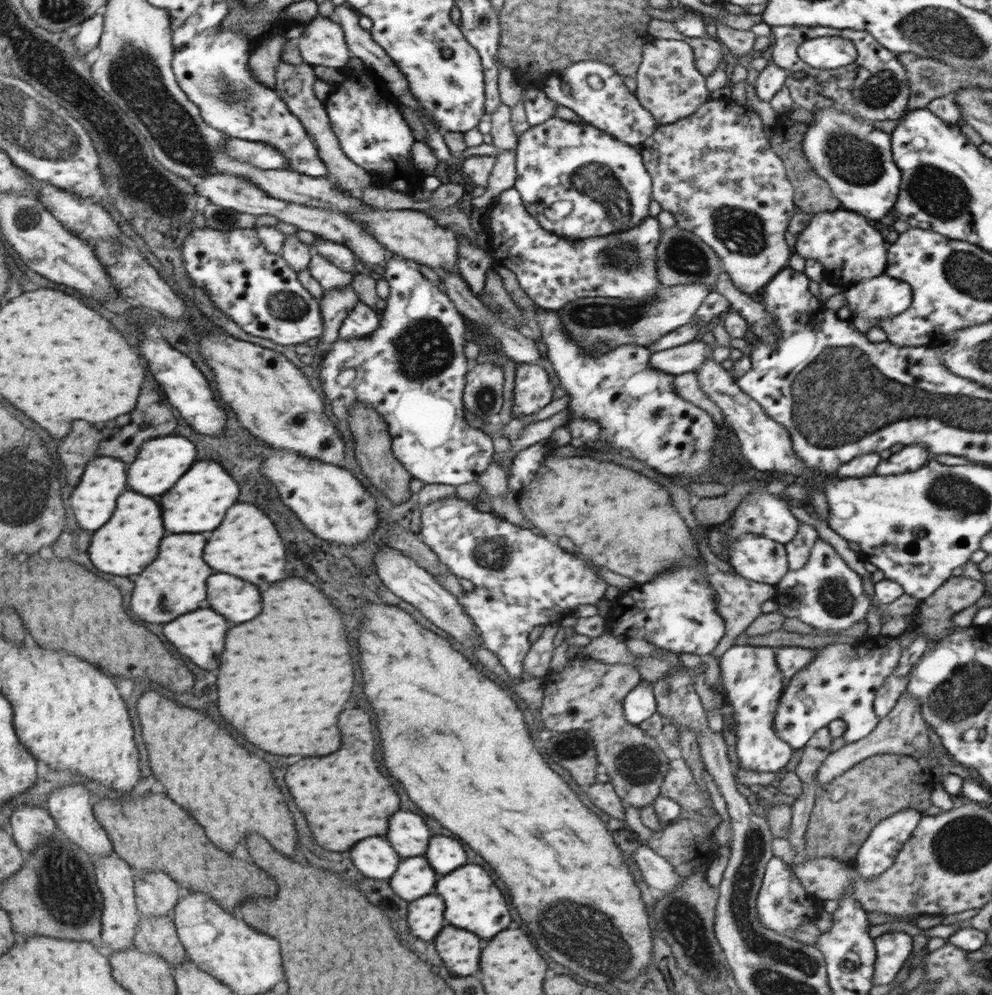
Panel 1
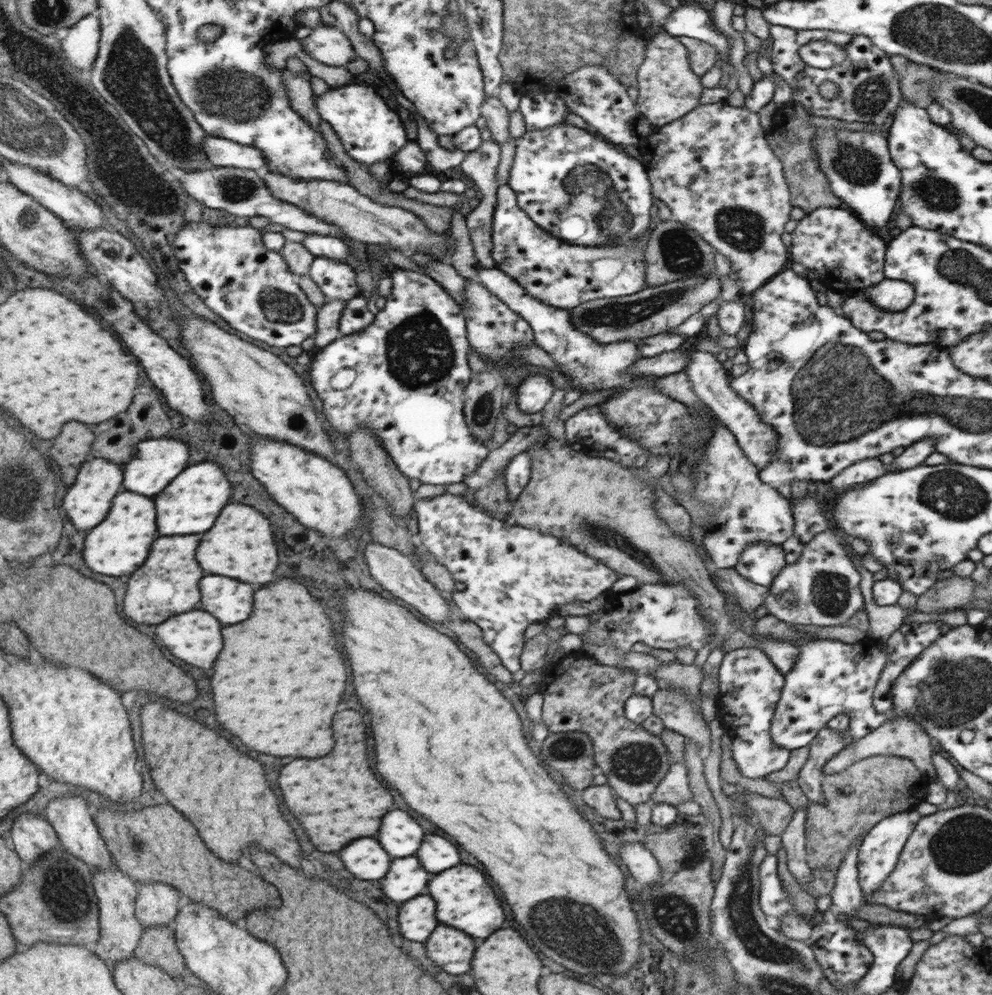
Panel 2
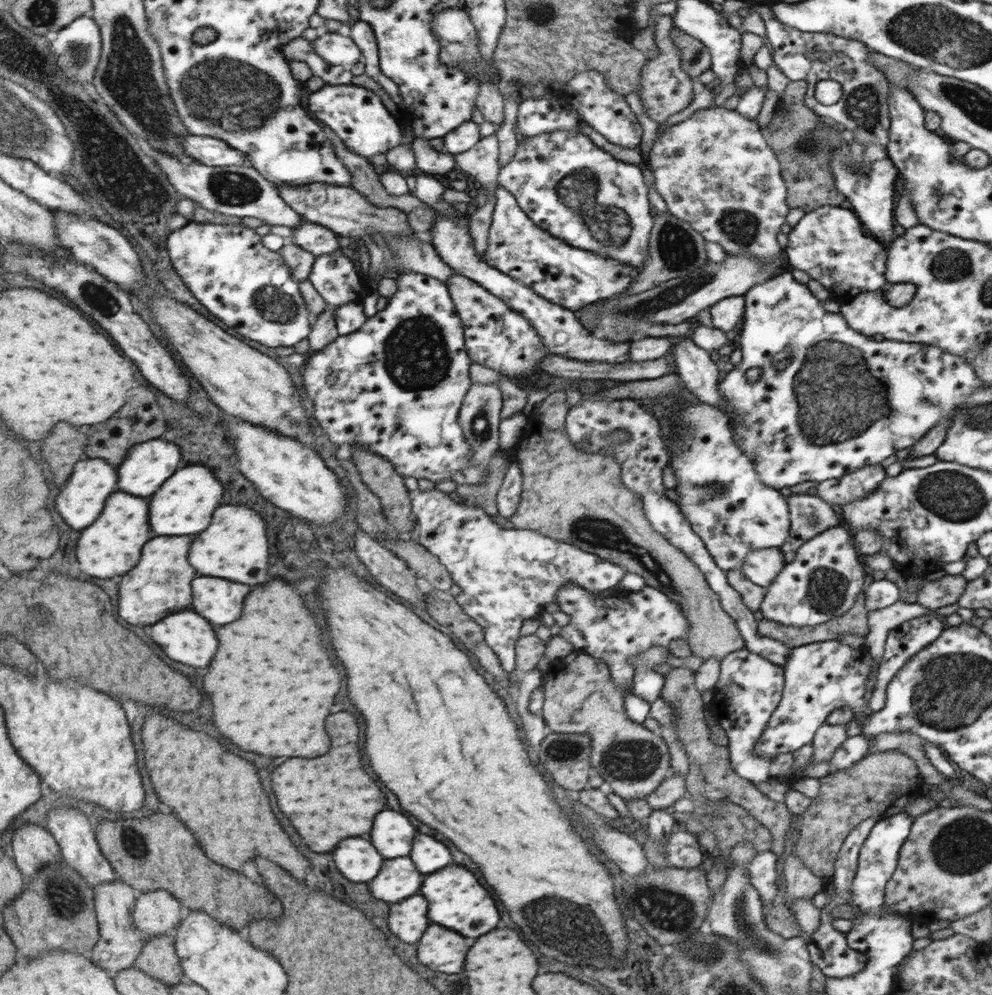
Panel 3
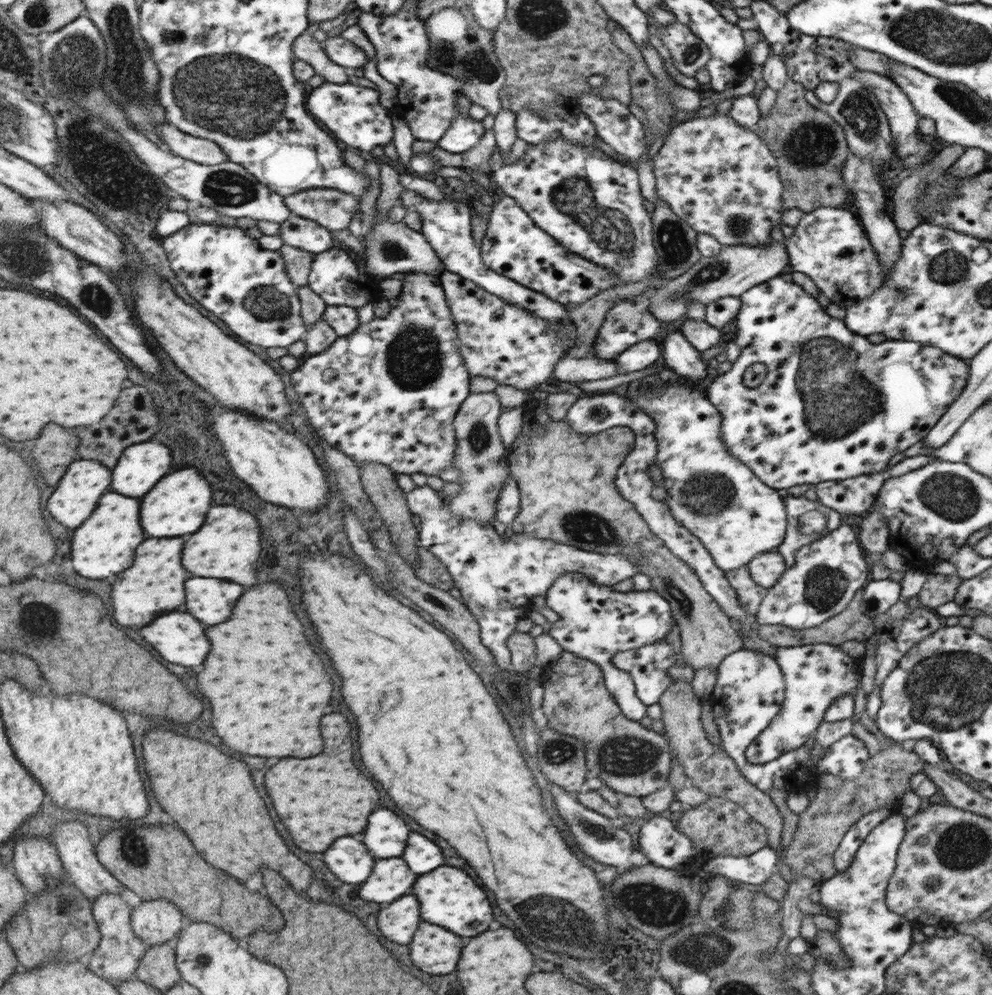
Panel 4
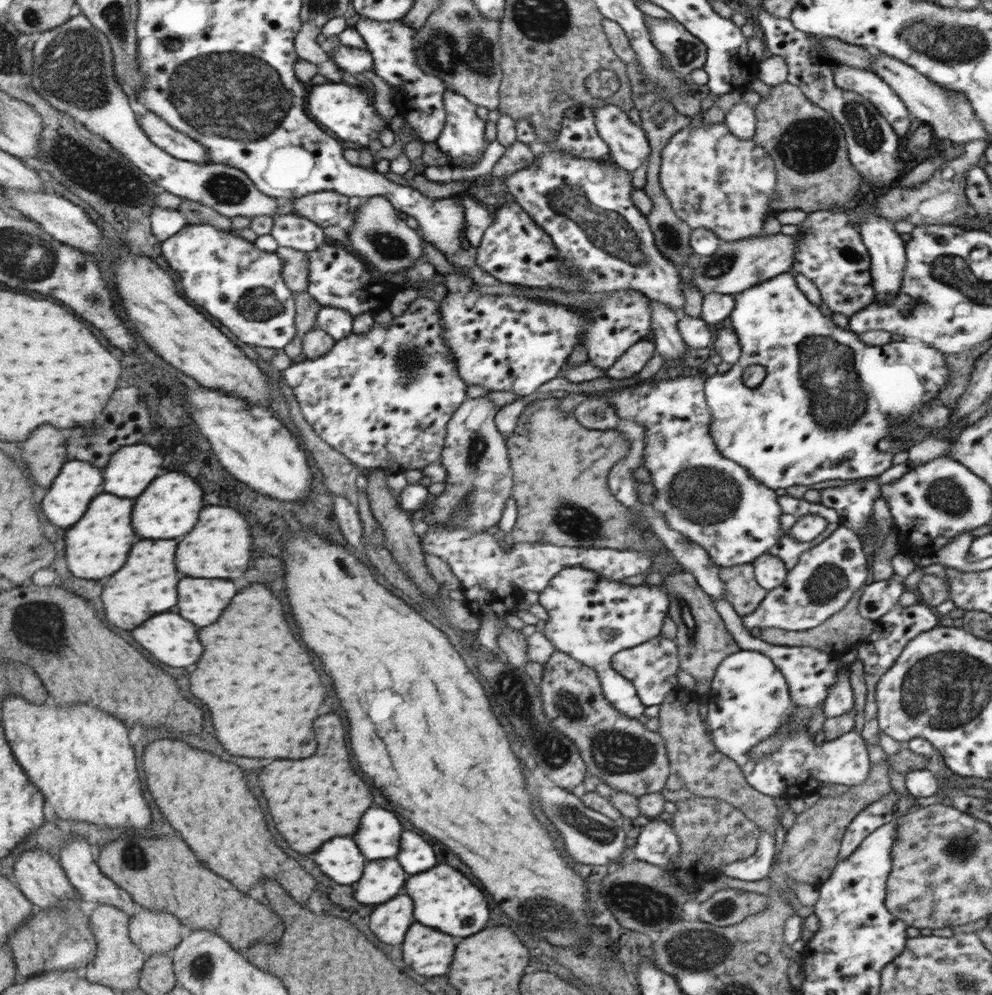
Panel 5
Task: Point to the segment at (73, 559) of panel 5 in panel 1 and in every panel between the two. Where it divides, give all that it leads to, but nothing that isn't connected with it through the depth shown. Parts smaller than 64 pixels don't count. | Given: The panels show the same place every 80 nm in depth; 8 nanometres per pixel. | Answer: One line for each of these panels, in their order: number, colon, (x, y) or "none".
1: (130, 542)
2: (120, 546)
3: (113, 544)
4: (106, 544)

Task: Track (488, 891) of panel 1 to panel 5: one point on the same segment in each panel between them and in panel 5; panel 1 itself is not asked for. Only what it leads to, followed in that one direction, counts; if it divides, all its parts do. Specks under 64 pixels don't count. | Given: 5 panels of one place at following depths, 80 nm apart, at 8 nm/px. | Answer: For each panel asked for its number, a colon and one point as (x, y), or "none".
2: (464, 900)
3: (459, 901)
4: (448, 897)
5: (443, 898)

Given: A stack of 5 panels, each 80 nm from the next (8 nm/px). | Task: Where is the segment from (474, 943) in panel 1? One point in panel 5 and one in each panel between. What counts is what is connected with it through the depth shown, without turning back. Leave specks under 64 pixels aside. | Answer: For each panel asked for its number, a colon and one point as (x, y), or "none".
2: (451, 950)
3: (442, 950)
4: (433, 950)
5: (427, 952)

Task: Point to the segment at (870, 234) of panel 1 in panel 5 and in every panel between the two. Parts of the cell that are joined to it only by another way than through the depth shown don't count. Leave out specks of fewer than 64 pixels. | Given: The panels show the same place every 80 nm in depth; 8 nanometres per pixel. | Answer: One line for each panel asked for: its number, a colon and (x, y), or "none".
2: (846, 256)
3: (829, 244)
4: (829, 246)
5: (829, 253)

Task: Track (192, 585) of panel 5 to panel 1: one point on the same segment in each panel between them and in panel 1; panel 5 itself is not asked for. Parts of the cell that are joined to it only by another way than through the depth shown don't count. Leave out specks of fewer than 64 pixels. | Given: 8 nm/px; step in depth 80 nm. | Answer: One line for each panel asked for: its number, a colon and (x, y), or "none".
1: (240, 601)
2: (231, 601)
3: (221, 601)
4: (211, 600)

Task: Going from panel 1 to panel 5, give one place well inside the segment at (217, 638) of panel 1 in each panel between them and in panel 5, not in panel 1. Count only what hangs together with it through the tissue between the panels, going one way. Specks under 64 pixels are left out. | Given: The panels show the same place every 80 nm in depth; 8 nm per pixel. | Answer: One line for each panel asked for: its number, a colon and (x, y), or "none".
2: (195, 637)
3: (188, 638)
4: (178, 637)
5: (170, 637)

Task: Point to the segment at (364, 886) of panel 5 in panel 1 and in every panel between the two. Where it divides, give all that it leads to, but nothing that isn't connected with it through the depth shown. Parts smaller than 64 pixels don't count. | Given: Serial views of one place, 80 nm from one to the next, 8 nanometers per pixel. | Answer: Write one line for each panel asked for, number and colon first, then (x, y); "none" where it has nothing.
1: (412, 879)
2: (405, 879)
3: (398, 879)
4: (390, 879)

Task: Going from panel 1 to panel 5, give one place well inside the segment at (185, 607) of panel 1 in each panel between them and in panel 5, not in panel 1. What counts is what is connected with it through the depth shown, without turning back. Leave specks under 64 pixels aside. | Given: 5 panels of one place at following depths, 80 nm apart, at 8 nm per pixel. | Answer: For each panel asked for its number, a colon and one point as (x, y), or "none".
2: (168, 584)
3: (161, 585)
4: (155, 584)
5: (147, 586)

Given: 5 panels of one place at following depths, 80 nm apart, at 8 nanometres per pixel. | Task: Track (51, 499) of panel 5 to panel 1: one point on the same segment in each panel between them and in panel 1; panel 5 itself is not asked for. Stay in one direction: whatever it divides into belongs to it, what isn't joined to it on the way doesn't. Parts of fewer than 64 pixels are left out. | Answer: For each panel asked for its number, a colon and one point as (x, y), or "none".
1: (94, 502)
2: (88, 503)
3: (81, 502)
4: (86, 481)

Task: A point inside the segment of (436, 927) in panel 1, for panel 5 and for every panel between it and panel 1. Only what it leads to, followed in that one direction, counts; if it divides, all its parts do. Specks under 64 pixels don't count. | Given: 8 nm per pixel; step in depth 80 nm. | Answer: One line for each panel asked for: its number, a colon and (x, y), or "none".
2: (415, 919)
3: (406, 919)
4: (396, 921)
5: (388, 921)

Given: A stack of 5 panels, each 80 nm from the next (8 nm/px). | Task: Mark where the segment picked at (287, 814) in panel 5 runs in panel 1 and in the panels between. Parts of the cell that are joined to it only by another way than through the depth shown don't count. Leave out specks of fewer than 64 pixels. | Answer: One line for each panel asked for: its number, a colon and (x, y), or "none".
1: (345, 798)
2: (337, 798)
3: (328, 799)
4: (320, 799)

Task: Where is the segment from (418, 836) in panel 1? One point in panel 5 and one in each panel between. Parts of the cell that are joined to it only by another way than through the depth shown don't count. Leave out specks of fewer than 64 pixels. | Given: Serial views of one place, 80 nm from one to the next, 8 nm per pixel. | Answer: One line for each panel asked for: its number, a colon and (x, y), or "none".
2: (400, 835)
3: (392, 836)
4: (387, 833)
5: (378, 836)

